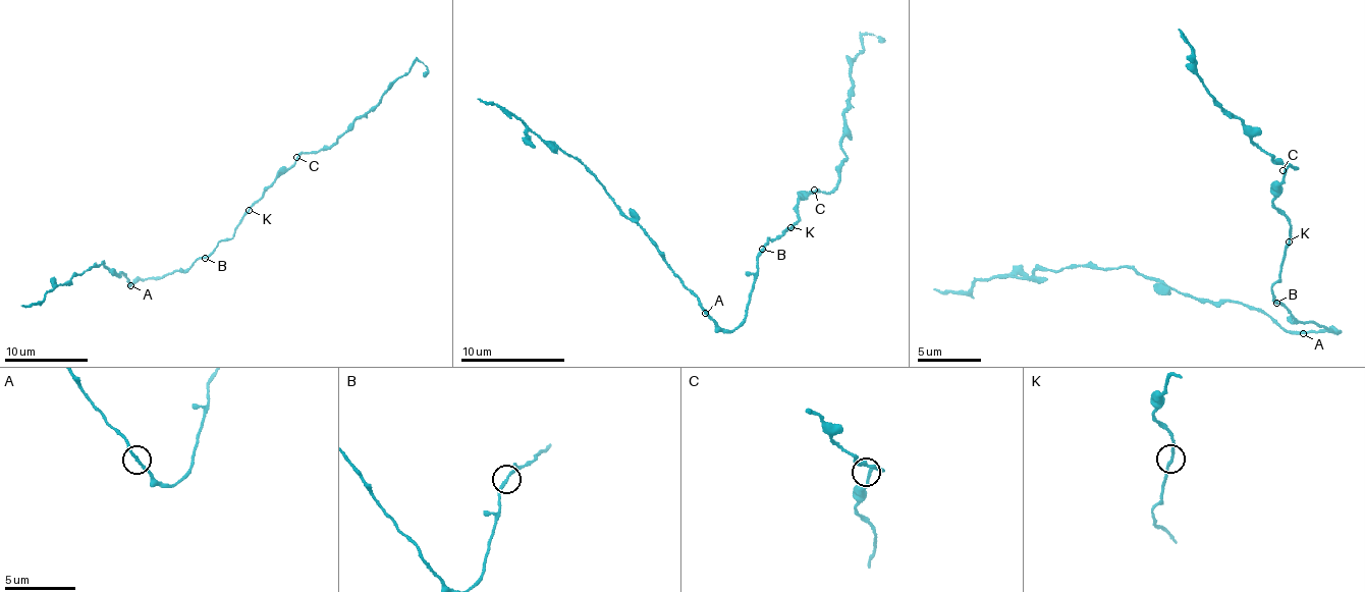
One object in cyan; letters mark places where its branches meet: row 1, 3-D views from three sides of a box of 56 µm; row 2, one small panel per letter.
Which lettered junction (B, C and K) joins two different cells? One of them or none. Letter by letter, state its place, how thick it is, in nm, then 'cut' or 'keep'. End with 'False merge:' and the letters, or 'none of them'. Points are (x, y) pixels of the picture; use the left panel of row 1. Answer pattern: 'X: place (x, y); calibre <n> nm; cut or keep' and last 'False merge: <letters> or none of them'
B: place (205, 258); calibre 190 nm; keep
C: place (296, 157); calibre 190 nm; keep
K: place (249, 210); calibre 180 nm; keep
False merge: none of them

